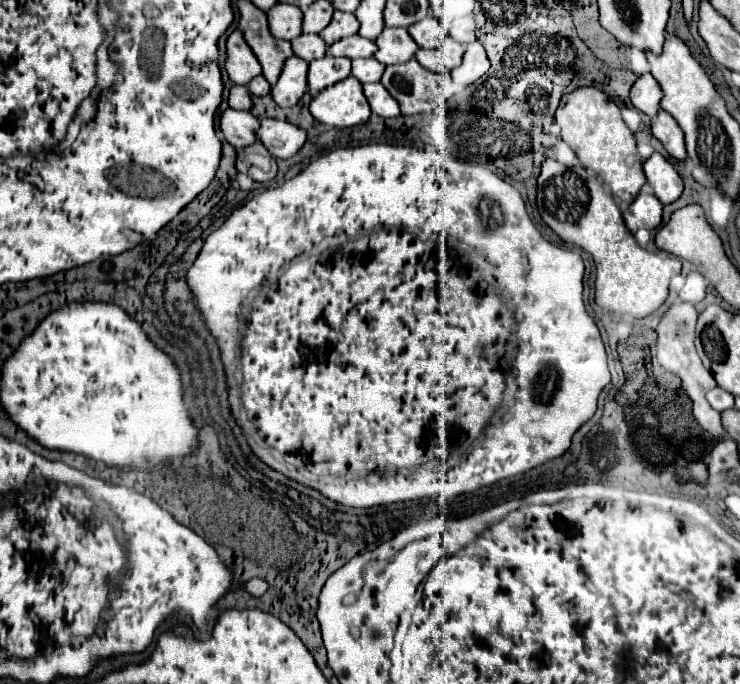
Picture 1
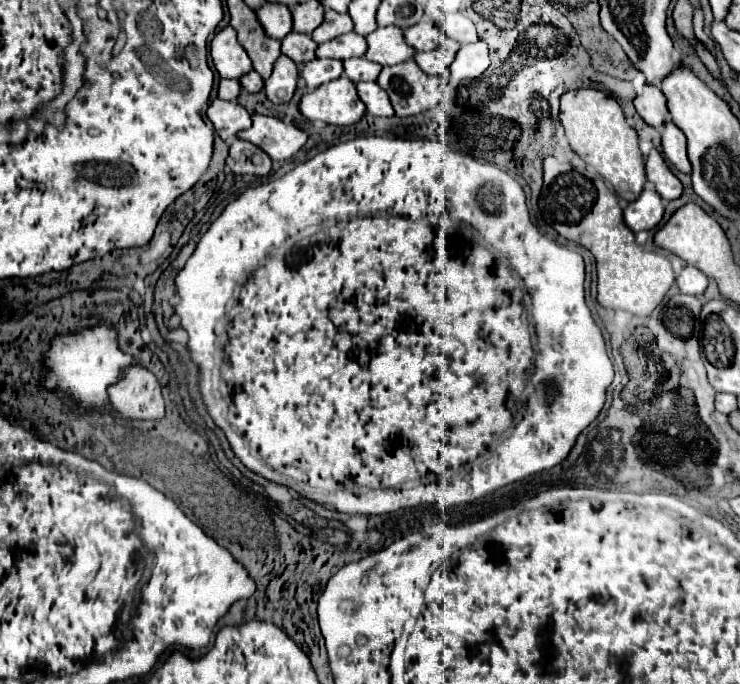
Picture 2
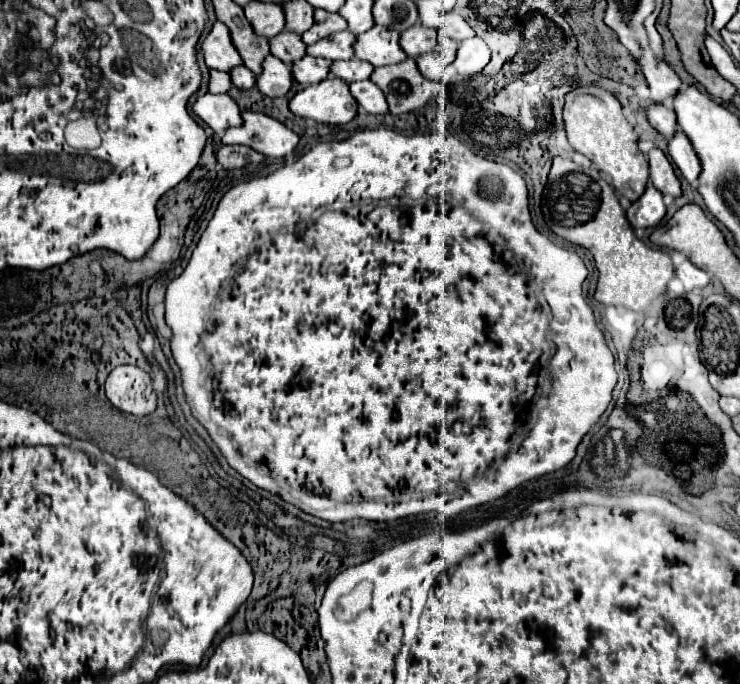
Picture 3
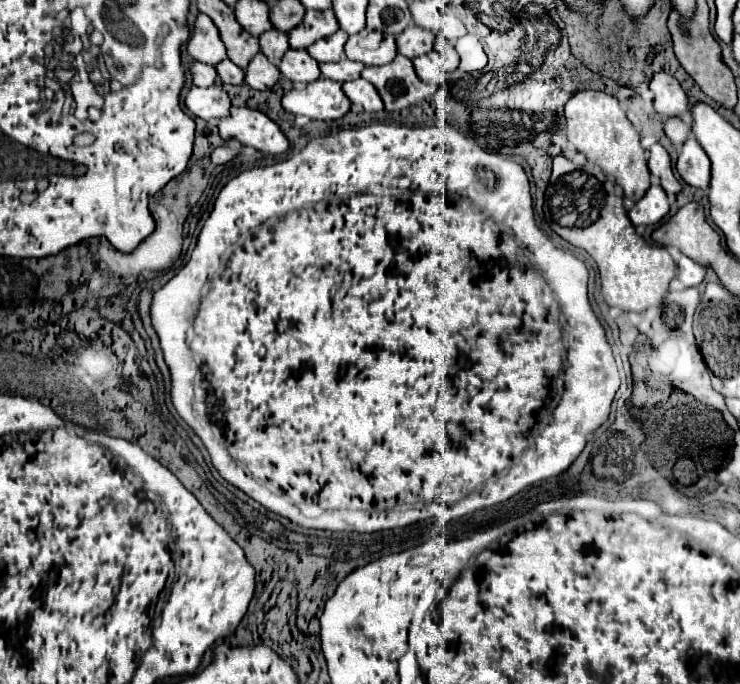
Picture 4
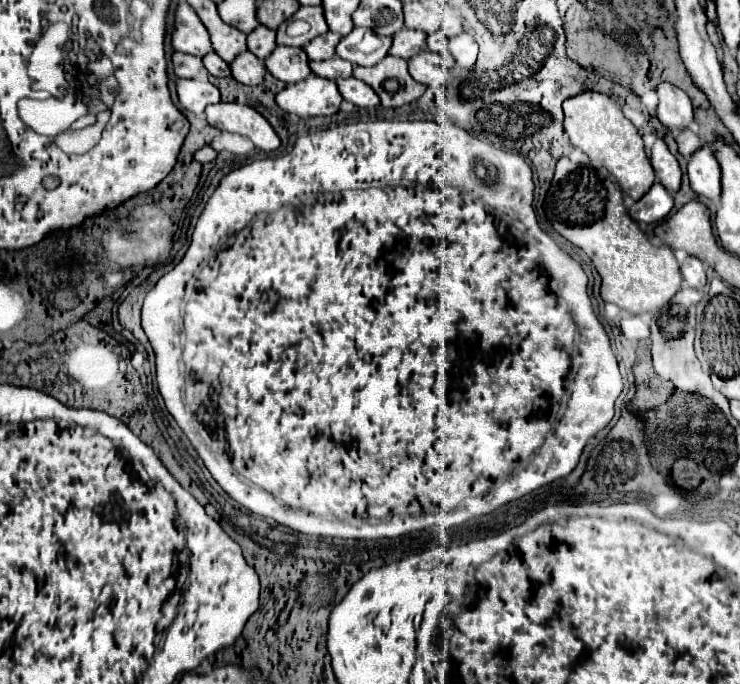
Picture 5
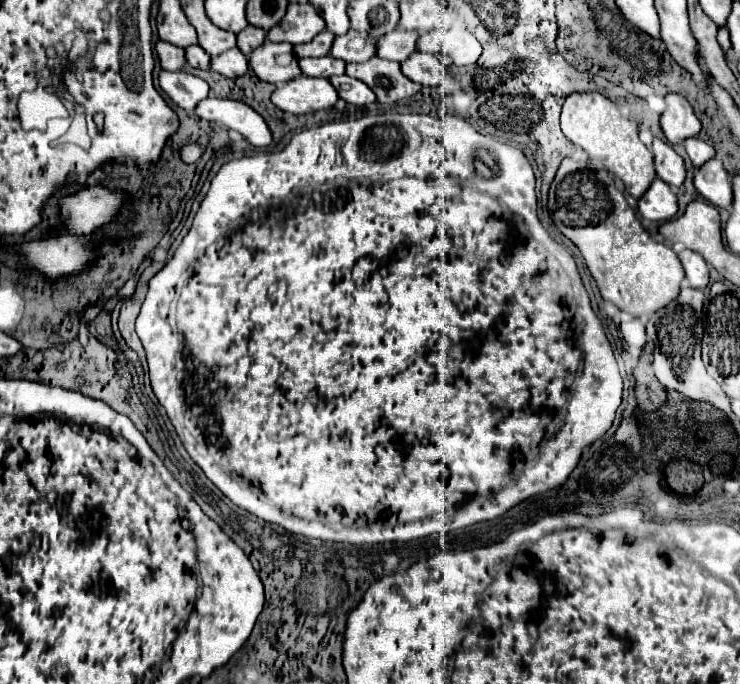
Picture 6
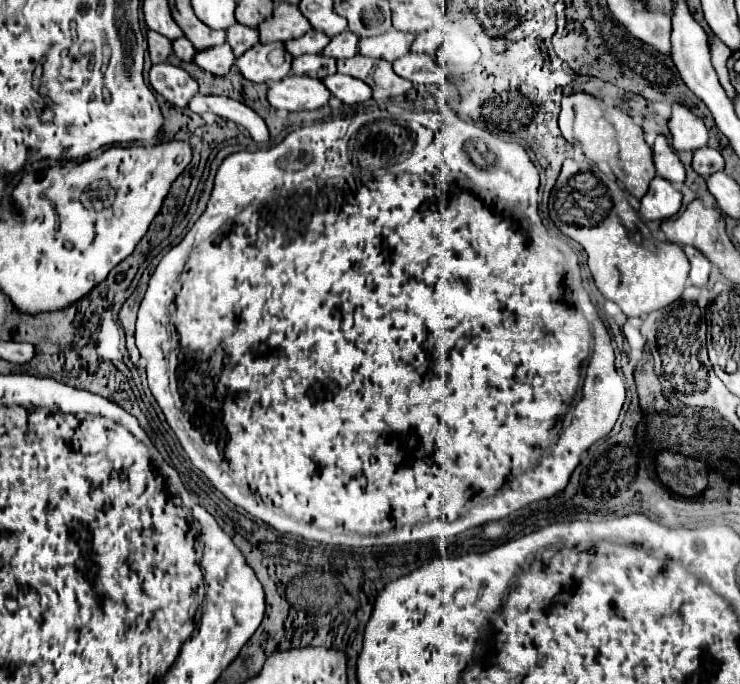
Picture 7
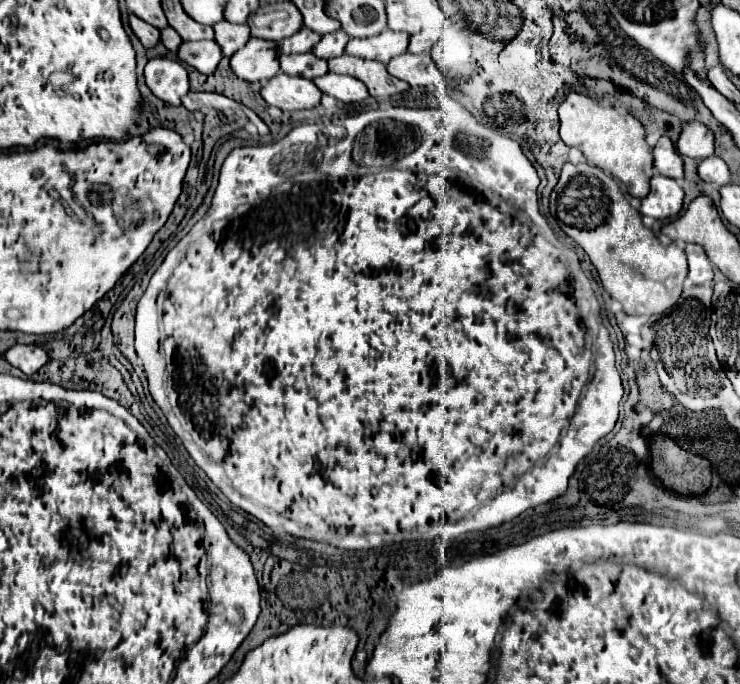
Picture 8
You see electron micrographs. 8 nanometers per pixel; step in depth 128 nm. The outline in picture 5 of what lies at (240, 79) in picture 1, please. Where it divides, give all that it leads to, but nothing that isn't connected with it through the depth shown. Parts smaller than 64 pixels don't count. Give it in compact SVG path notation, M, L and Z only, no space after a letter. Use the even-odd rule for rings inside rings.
M180 2L174 14L174 32L172 32L172 48L178 52L186 52L202 58L212 52L212 44L208 40L208 30L200 24L200 18L186 2Z

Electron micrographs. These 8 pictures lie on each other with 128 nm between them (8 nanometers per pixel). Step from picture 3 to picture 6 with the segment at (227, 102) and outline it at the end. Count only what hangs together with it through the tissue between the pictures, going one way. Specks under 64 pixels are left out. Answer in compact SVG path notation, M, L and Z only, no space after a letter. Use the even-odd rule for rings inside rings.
M160 70L158 84L170 96L170 100L186 112L194 112L196 104L208 96L208 84L202 78L192 76L184 70Z

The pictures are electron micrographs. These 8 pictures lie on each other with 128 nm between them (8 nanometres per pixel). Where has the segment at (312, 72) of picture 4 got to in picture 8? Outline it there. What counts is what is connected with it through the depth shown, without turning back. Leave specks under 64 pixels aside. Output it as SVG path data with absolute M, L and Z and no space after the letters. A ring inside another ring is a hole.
M250 38L232 58L232 72L248 82L266 82L280 72L278 44L272 40Z

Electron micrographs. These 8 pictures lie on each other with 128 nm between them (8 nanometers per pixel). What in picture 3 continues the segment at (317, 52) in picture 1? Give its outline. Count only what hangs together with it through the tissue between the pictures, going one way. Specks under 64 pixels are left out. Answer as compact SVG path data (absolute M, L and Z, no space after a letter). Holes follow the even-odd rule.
M284 30L274 38L270 38L270 52L276 58L280 58L286 66L292 66L292 62L296 62L306 54L306 44L302 44L298 34Z

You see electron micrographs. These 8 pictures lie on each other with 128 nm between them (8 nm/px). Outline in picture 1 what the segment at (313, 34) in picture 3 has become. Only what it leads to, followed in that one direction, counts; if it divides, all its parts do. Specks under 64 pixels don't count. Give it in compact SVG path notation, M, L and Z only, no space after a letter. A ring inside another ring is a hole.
M336 10L334 16L332 16L332 22L320 32L320 38L326 42L326 44L334 44L336 40L340 38L346 38L346 36L352 36L358 32L358 20L354 14L348 14L348 12L340 12Z

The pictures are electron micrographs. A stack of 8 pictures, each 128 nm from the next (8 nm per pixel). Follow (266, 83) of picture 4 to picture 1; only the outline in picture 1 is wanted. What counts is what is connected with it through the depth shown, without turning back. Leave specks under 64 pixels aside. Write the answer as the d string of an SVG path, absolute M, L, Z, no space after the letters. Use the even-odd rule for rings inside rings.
M292 56L286 60L278 82L272 86L270 94L278 106L294 106L306 92L306 72L308 62Z

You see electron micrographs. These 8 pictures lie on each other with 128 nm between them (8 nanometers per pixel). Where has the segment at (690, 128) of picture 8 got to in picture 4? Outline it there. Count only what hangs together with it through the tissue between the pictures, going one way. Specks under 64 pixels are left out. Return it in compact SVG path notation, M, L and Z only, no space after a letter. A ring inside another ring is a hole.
M658 74L650 82L650 90L654 96L654 108L662 118L682 116L688 110L688 96L680 88L678 80L668 74Z

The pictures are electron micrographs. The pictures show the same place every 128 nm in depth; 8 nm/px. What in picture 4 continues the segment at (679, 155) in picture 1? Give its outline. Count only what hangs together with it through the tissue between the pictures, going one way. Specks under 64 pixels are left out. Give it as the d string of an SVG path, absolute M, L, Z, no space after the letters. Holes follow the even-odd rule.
M694 136L686 140L686 144L680 150L676 170L682 176L684 182L688 182L694 188L708 190L710 184L710 160L704 152L704 148L698 144Z

